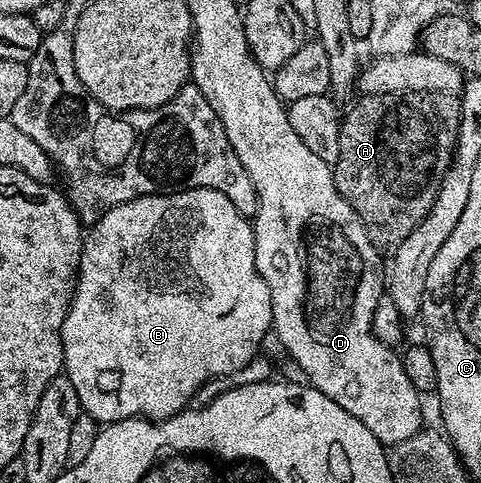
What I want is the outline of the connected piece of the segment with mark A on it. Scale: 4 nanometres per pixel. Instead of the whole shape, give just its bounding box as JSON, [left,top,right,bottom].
[332,92,461,250]

